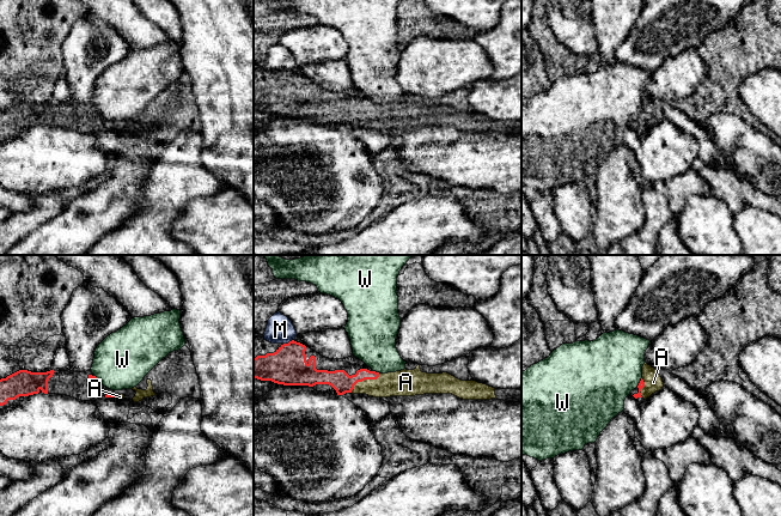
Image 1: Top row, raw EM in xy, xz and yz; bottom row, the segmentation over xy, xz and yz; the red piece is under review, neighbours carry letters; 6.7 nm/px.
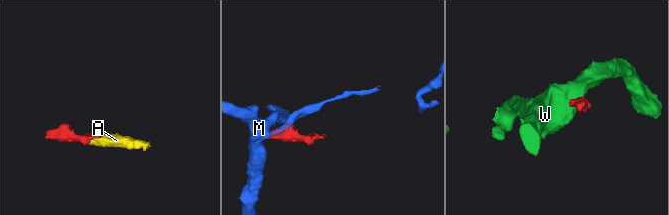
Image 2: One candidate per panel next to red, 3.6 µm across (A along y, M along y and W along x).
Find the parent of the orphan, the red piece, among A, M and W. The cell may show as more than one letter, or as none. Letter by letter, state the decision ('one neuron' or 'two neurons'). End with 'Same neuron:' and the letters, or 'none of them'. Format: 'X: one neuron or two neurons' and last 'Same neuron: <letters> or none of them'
A: one neuron
M: two neurons
W: two neurons
Same neuron: A

